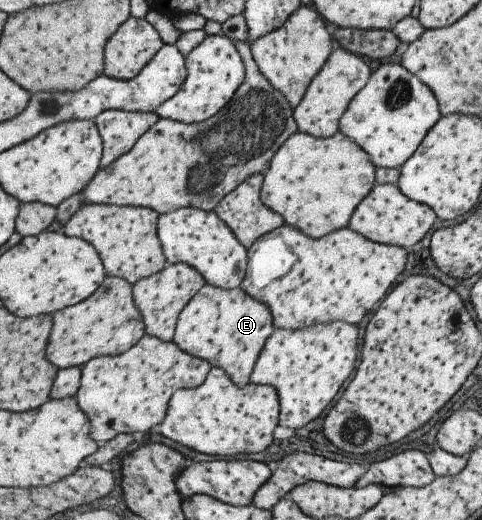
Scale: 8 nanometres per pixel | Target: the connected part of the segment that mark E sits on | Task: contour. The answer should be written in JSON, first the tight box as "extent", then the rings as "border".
{"extent":[172,285,273,386],"border":[[[205,285],[183,308],[172,339],[185,353],[224,369],[236,386],[251,383],[255,362],[273,333],[273,316],[268,305],[251,297],[241,286],[223,289]]]}

